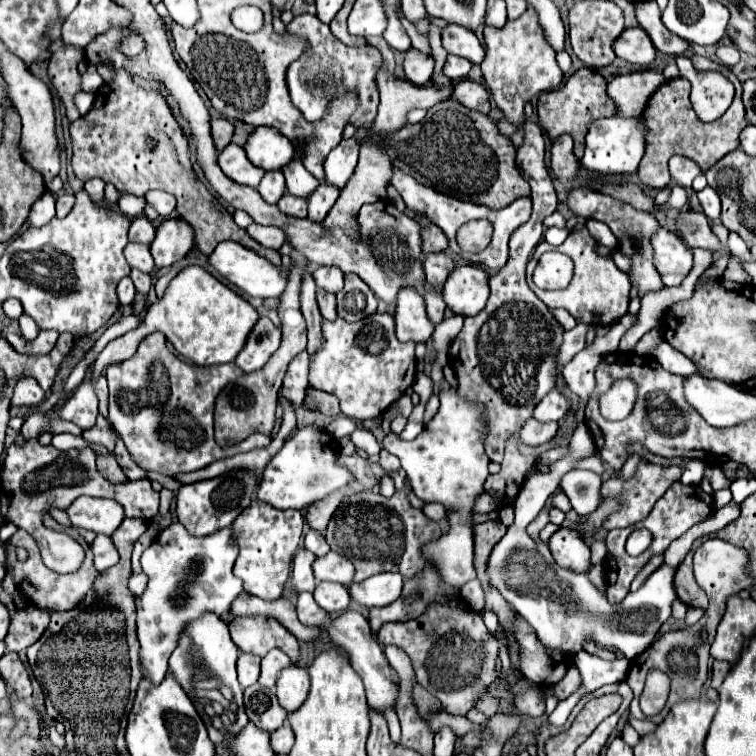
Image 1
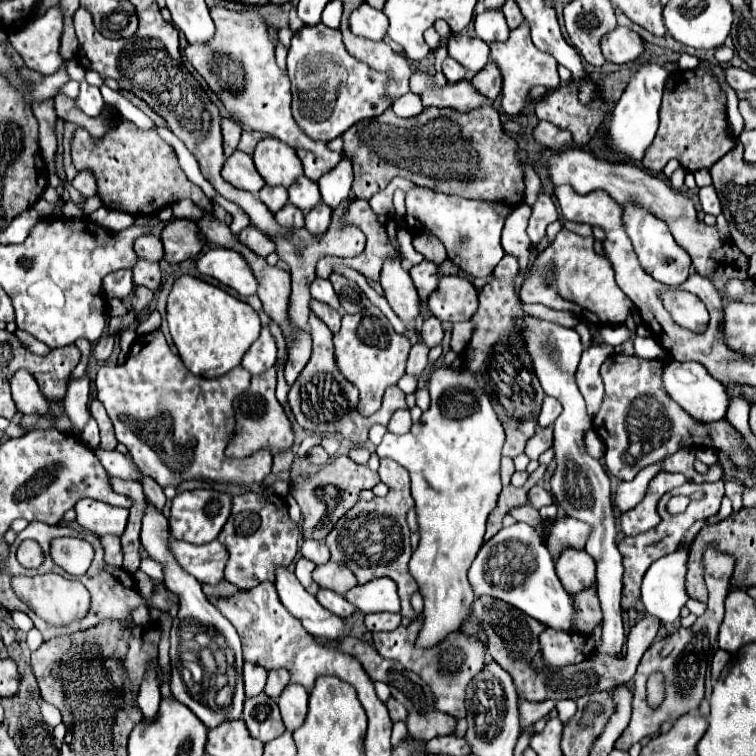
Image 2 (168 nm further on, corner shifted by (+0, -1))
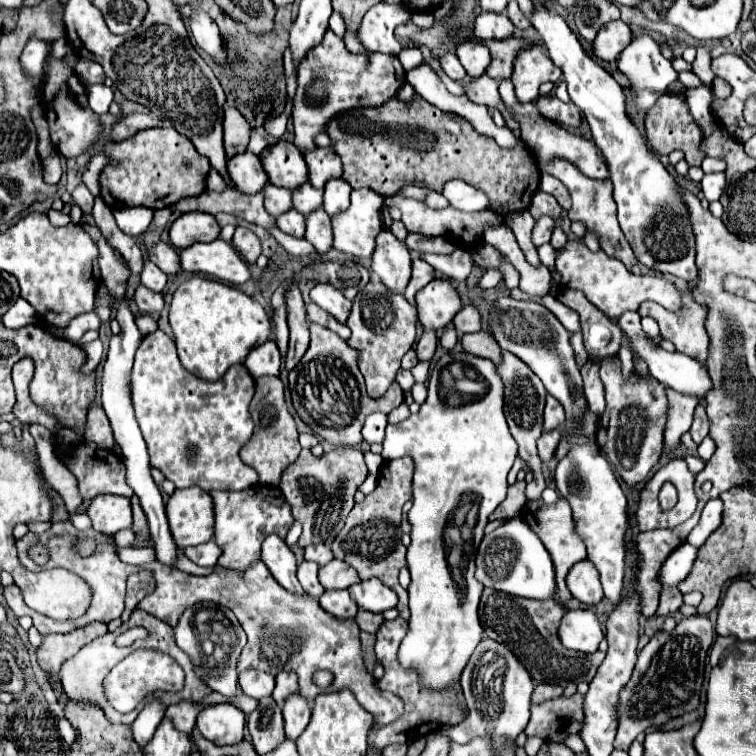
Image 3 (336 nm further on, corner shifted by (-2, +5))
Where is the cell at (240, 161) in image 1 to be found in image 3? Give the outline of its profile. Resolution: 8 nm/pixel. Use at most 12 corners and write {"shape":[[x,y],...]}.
{"shape":[[249,151],[227,161],[233,187],[259,193],[269,181],[259,157]]}

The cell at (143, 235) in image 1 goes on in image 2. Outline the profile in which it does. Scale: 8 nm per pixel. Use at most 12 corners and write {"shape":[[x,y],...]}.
{"shape":[[155,235],[135,239],[135,253],[161,261],[163,243]]}

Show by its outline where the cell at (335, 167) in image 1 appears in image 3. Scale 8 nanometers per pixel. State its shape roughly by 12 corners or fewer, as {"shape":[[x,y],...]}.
{"shape":[[343,179],[325,185],[323,209],[329,217],[347,211],[349,187]]}

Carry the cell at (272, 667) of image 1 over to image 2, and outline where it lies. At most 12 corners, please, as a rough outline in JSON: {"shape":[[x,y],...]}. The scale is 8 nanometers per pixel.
{"shape":[[269,671],[265,693],[277,699],[289,683],[289,671]]}

